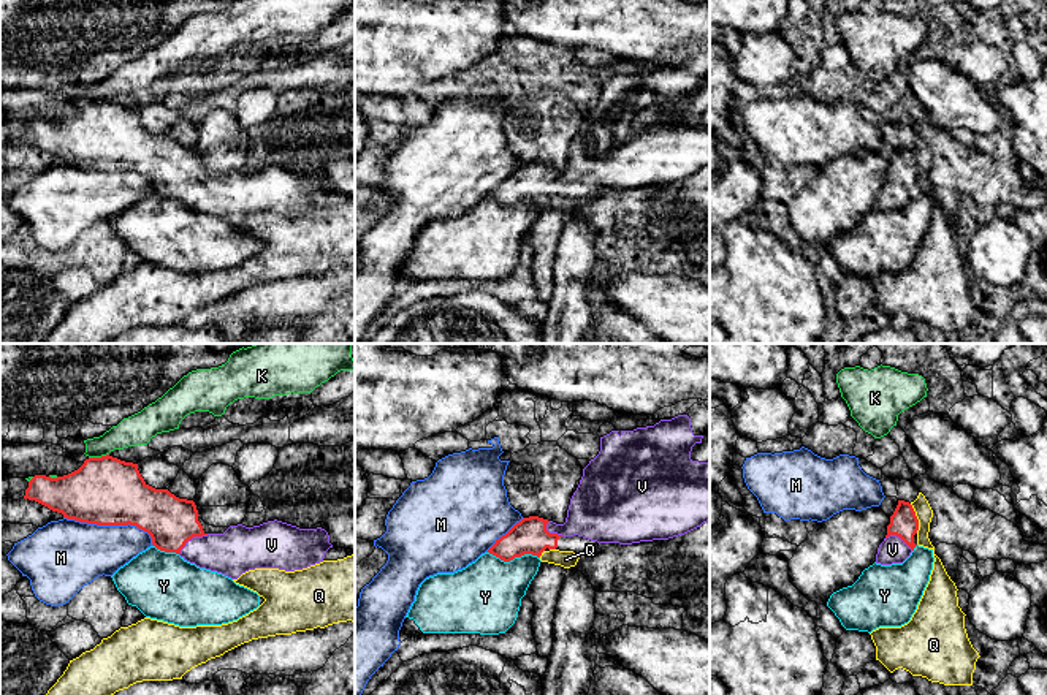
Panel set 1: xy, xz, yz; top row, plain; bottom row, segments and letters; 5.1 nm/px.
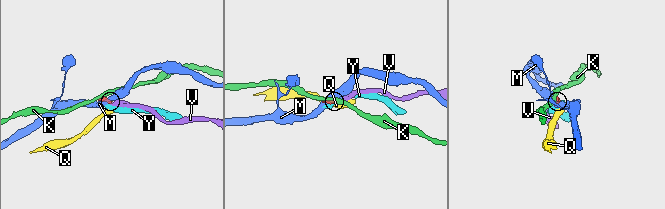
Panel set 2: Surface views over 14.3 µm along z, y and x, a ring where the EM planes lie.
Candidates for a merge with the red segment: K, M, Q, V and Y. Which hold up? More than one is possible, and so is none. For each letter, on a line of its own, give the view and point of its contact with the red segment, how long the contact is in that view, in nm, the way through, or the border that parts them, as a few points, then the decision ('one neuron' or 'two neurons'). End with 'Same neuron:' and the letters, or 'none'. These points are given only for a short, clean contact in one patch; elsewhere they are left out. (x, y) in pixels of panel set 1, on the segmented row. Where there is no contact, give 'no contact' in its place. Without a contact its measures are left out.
K: meets red in xy at (98, 458); contact 110 nm long; border along xy (108, 453), (89, 458); two neurons
M: meets red in xy at (111, 524); contact 480 nm long; two neurons
Q: meets red in yz at (916, 518); contact 160 nm long; border along yz (909, 504), (917, 520), (917, 532); two neurons
V: meets red in xy at (190, 539); contact 190 nm long; runs through xy (170, 521), (190, 539), (203, 550), (238, 550); one neuron
Y: meets red in xz at (513, 558); contact 260 nm long; two neurons
Same neuron: V

